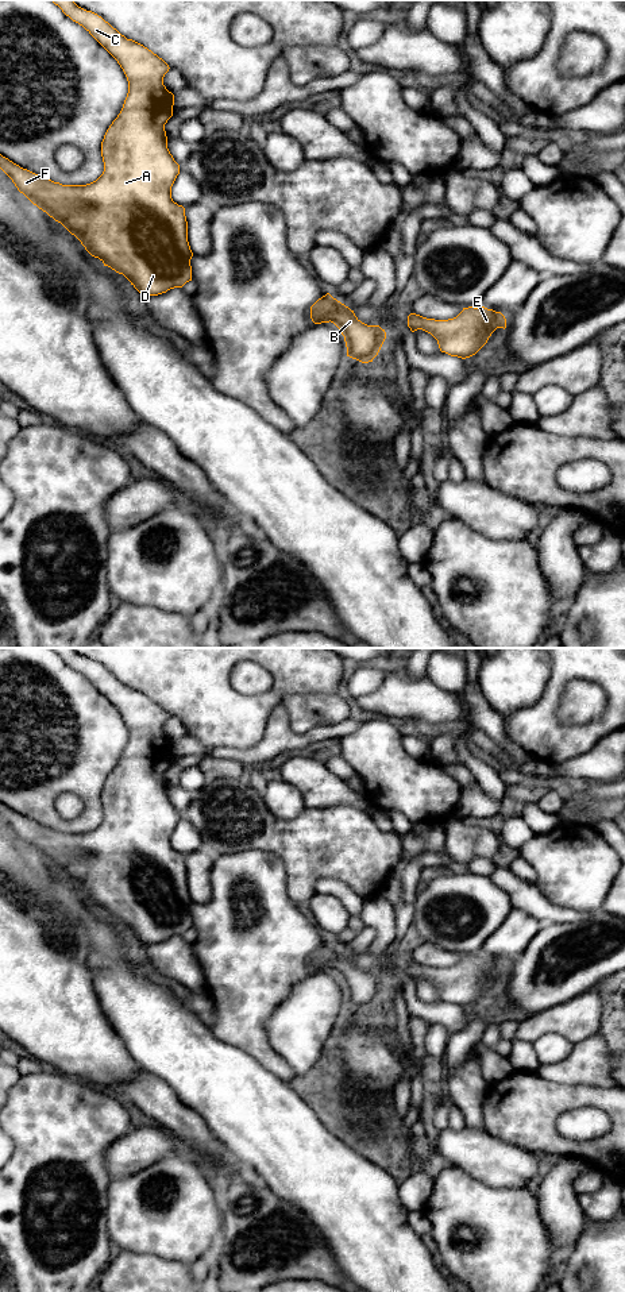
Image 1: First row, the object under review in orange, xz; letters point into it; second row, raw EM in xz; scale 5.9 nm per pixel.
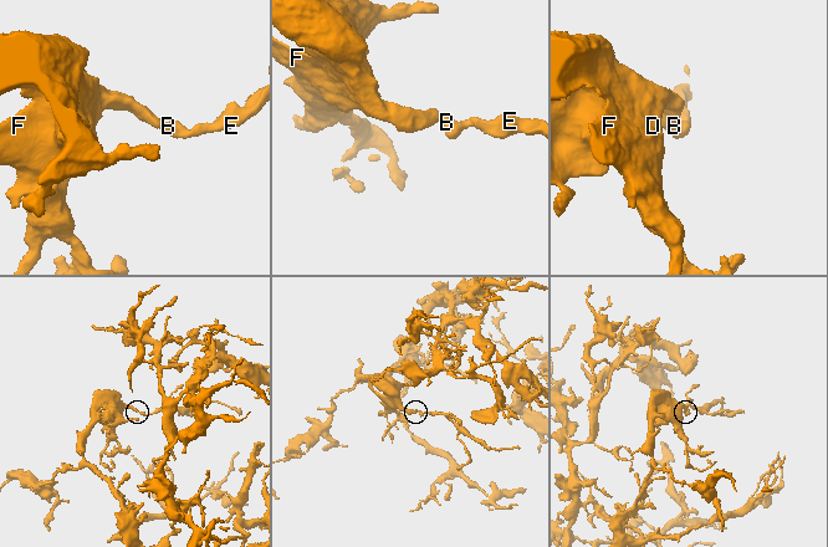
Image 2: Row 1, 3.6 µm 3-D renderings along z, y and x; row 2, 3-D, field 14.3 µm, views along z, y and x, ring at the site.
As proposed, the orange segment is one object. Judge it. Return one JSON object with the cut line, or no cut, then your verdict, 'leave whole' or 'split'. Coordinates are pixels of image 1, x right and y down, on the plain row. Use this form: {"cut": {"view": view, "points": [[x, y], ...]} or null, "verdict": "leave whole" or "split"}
{"cut": null, "verdict": "leave whole"}

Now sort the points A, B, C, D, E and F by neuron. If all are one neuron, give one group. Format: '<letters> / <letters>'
A B C D E F

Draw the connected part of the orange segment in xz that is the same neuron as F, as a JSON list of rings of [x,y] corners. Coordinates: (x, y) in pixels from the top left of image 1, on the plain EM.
[[[51,648],[82,674],[120,713],[128,741],[101,790],[103,822],[86,833],[62,833],[20,815],[0,802],[0,817],[34,853],[61,871],[104,914],[123,922],[144,945],[192,929],[185,856],[171,846],[180,813],[167,797],[165,772],[173,764],[174,743],[163,733],[169,713],[143,693],[127,687],[108,670],[73,648]]]

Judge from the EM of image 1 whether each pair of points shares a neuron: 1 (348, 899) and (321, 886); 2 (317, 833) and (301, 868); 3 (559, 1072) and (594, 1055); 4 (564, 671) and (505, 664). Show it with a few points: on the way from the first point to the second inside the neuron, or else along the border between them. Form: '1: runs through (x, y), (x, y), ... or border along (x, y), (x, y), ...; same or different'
1: runs through (342, 893), (328, 886); same
2: runs through (317, 841), (311, 848), (307, 860); same
3: runs through (567, 1071), (586, 1063); same
4: border along (551, 662), (551, 675), (537, 700); different

